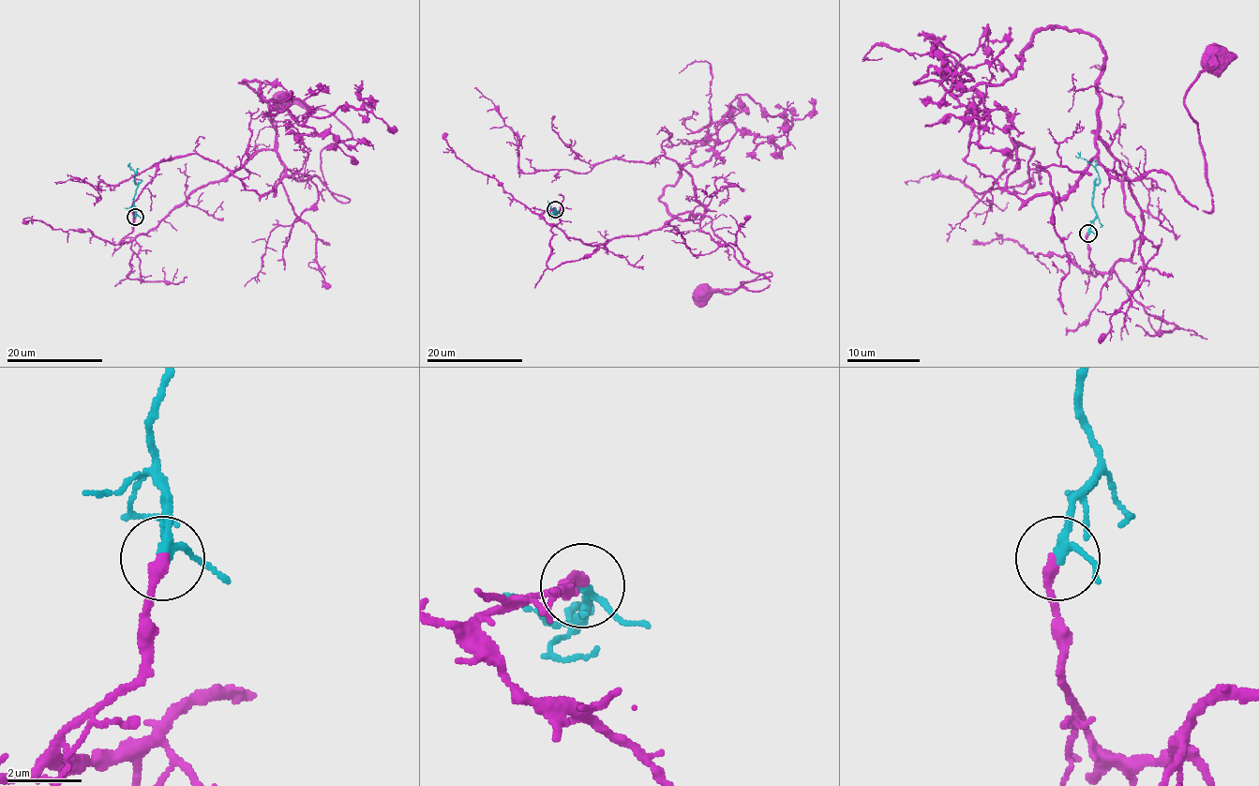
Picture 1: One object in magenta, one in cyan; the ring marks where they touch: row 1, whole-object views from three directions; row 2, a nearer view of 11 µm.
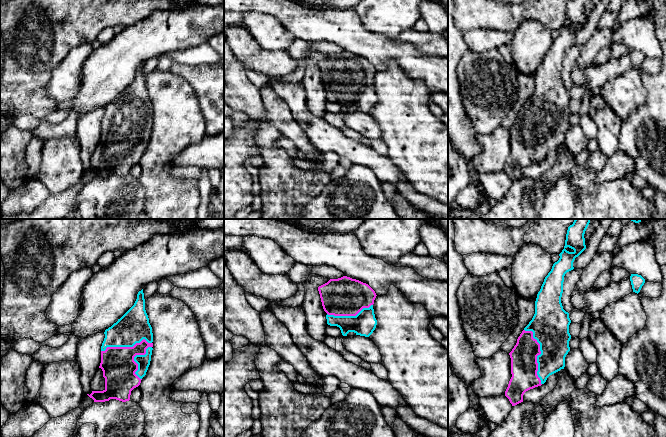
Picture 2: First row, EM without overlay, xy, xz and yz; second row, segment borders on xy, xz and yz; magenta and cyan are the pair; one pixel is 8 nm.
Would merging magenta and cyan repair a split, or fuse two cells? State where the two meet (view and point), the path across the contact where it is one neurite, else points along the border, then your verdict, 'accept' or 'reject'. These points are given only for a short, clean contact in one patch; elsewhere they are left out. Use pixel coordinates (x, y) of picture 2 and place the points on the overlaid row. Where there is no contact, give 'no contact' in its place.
meets magenta in yz at (539, 354); accept

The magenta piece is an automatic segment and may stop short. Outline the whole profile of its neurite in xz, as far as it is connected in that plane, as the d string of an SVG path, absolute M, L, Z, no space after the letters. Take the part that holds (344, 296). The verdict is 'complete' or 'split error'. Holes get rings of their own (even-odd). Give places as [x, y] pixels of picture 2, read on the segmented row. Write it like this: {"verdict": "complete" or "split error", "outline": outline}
{"verdict": "split error", "outline": "M343 276L338 279L330 279L327 283L318 287L324 311L327 313L327 324L340 328L343 336L349 332L356 335L369 337L376 328L373 304L376 298L375 291L366 283Z"}

